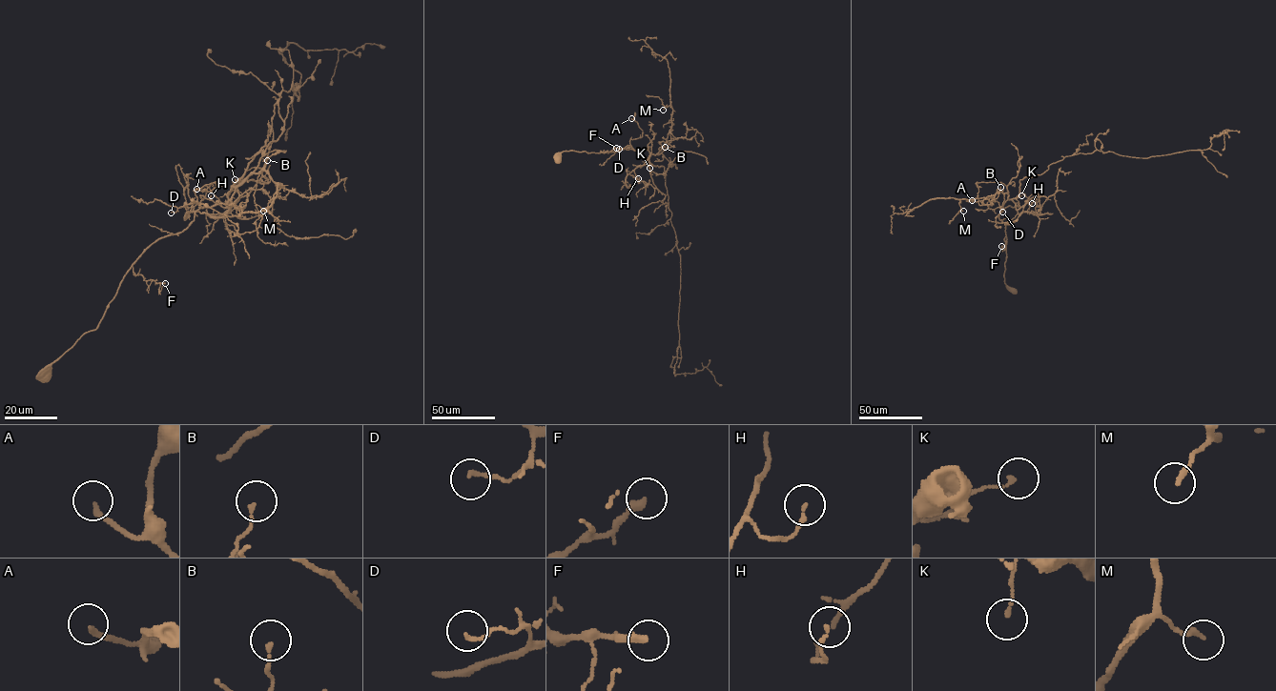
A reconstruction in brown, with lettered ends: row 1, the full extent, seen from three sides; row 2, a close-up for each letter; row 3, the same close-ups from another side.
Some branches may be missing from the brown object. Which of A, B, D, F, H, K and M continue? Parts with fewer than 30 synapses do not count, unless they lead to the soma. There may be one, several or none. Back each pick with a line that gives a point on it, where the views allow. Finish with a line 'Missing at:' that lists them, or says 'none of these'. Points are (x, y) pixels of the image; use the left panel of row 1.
Missing at: none of these

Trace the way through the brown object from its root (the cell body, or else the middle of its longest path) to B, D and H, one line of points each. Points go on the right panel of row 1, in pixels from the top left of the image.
B: (1014, 290), (1004, 283), (1005, 225), (998, 215), (1008, 194), (1000, 191), (1000, 187)
D: (1014, 290), (1004, 283), (1005, 225), (998, 217), (1000, 207), (1002, 212)
H: (1014, 290), (1004, 283), (1006, 236), (998, 215), (1007, 199), (1015, 203), (1018, 213), (1032, 203)

